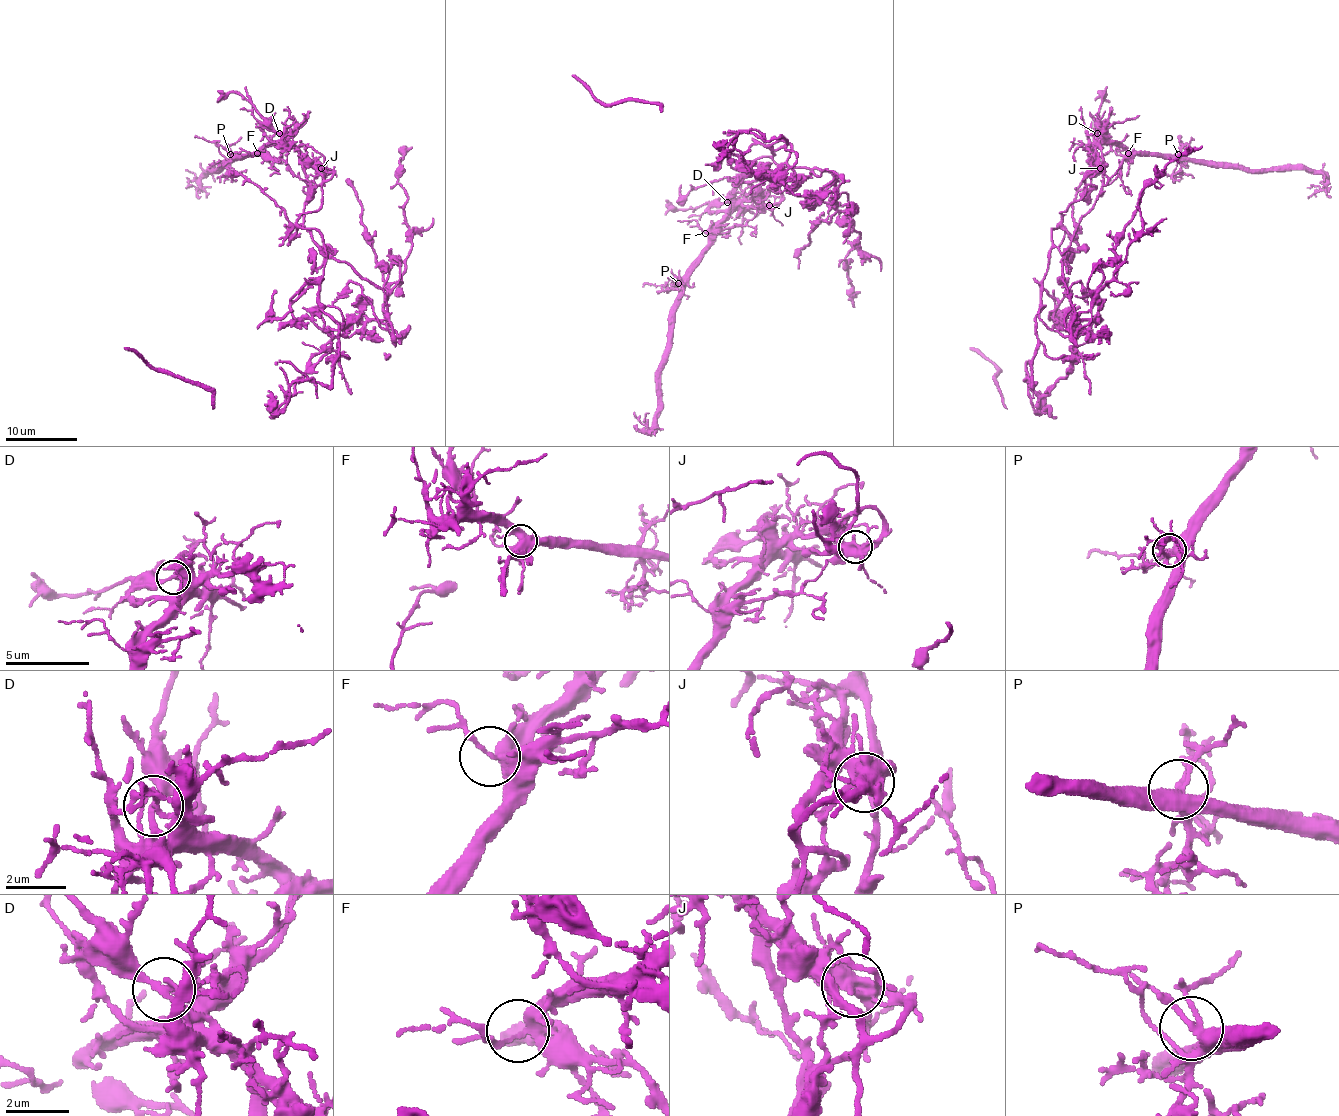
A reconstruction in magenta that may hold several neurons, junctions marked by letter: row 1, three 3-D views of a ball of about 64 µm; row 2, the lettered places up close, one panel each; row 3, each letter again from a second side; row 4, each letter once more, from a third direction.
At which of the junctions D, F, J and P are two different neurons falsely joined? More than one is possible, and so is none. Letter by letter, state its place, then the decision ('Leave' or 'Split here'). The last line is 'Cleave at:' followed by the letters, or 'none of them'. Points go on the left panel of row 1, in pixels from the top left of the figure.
D: Place: (279, 133). Split here
F: Place: (257, 153). Leave
J: Place: (321, 168). Split here
P: Place: (230, 154). Leave
Cleave at: D, J

